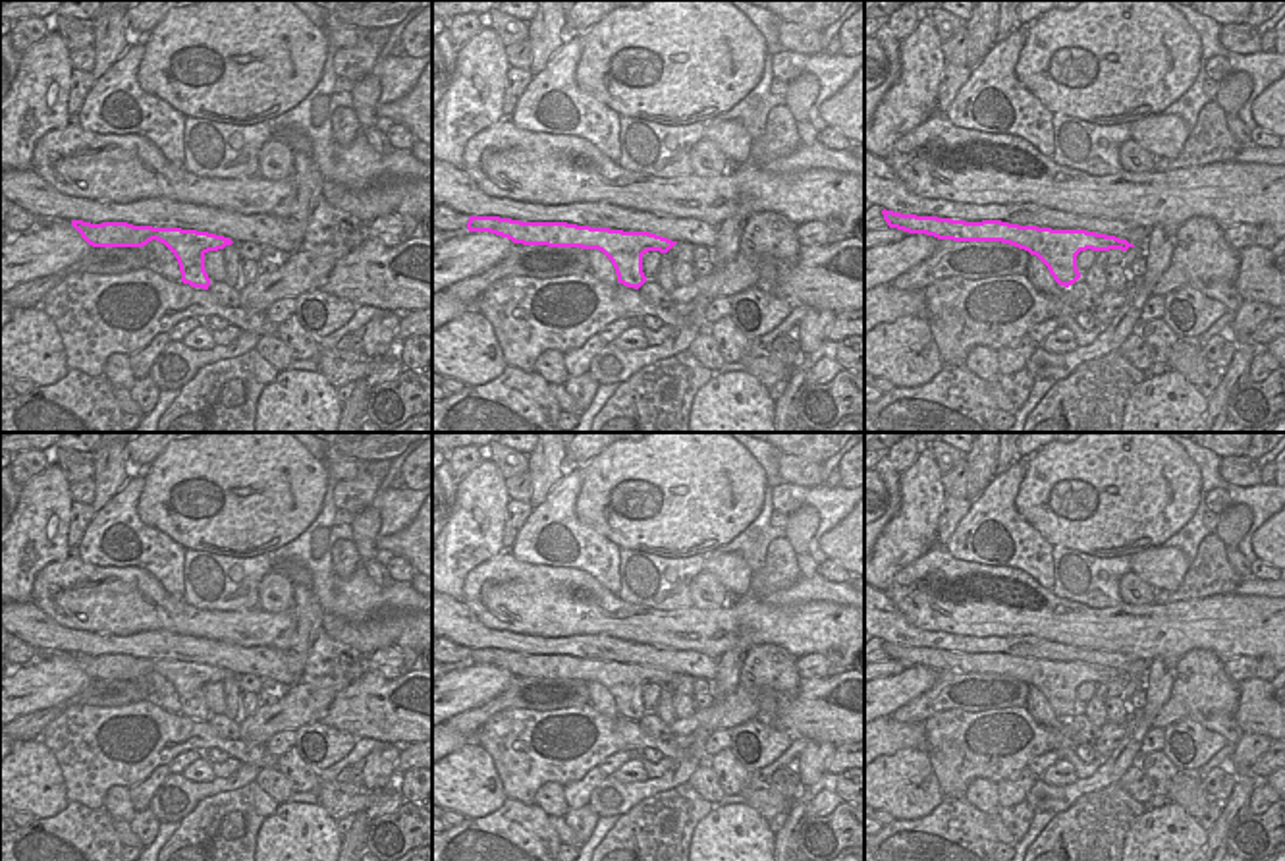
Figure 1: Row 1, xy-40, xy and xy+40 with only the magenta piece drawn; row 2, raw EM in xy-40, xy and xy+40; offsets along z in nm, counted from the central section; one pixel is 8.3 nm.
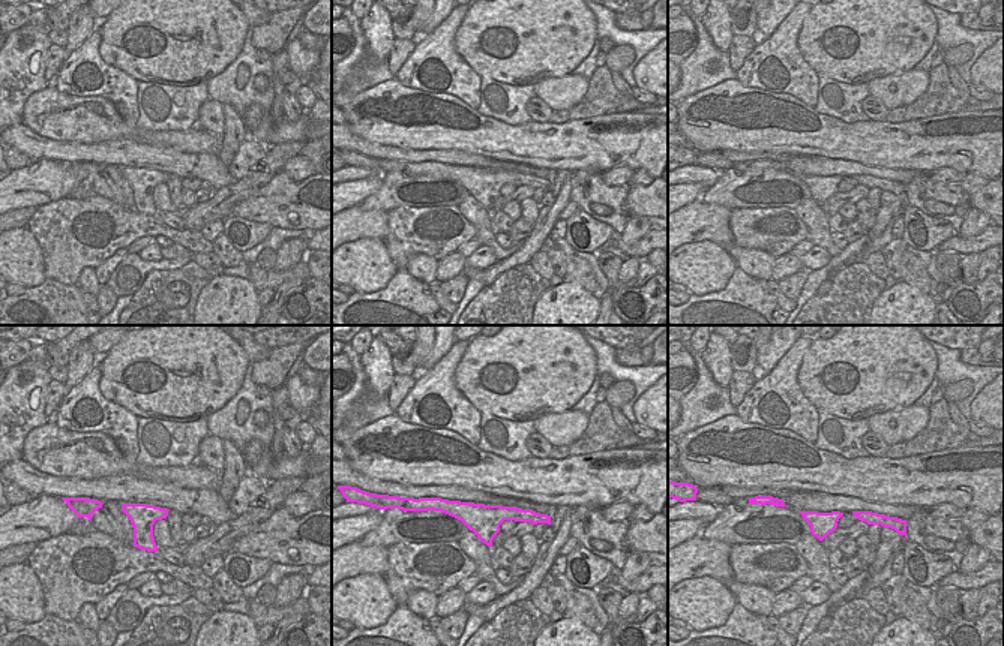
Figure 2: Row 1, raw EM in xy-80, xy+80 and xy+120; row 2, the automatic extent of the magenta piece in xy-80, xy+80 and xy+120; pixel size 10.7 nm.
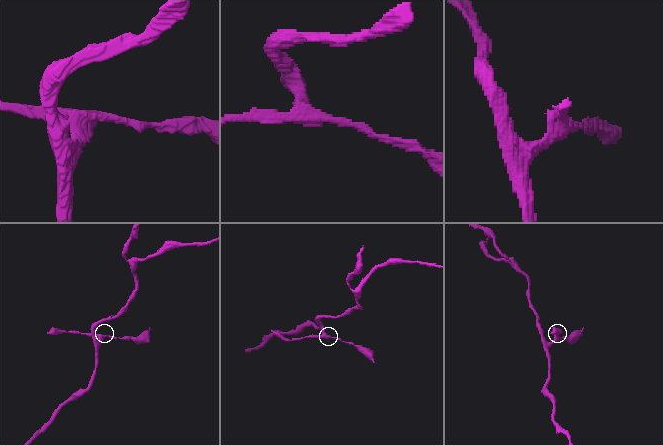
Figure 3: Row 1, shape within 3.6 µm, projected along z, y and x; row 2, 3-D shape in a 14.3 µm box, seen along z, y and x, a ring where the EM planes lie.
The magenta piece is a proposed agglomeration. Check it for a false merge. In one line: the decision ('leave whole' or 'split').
split

